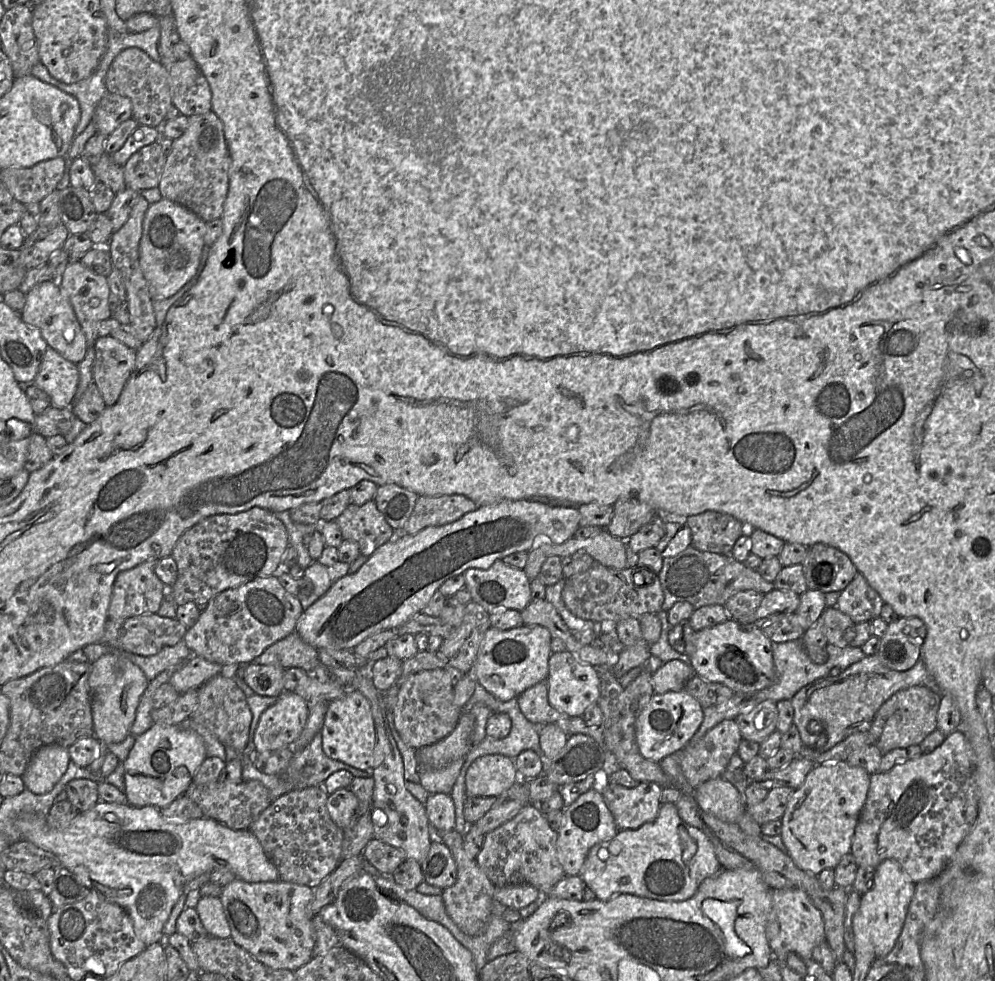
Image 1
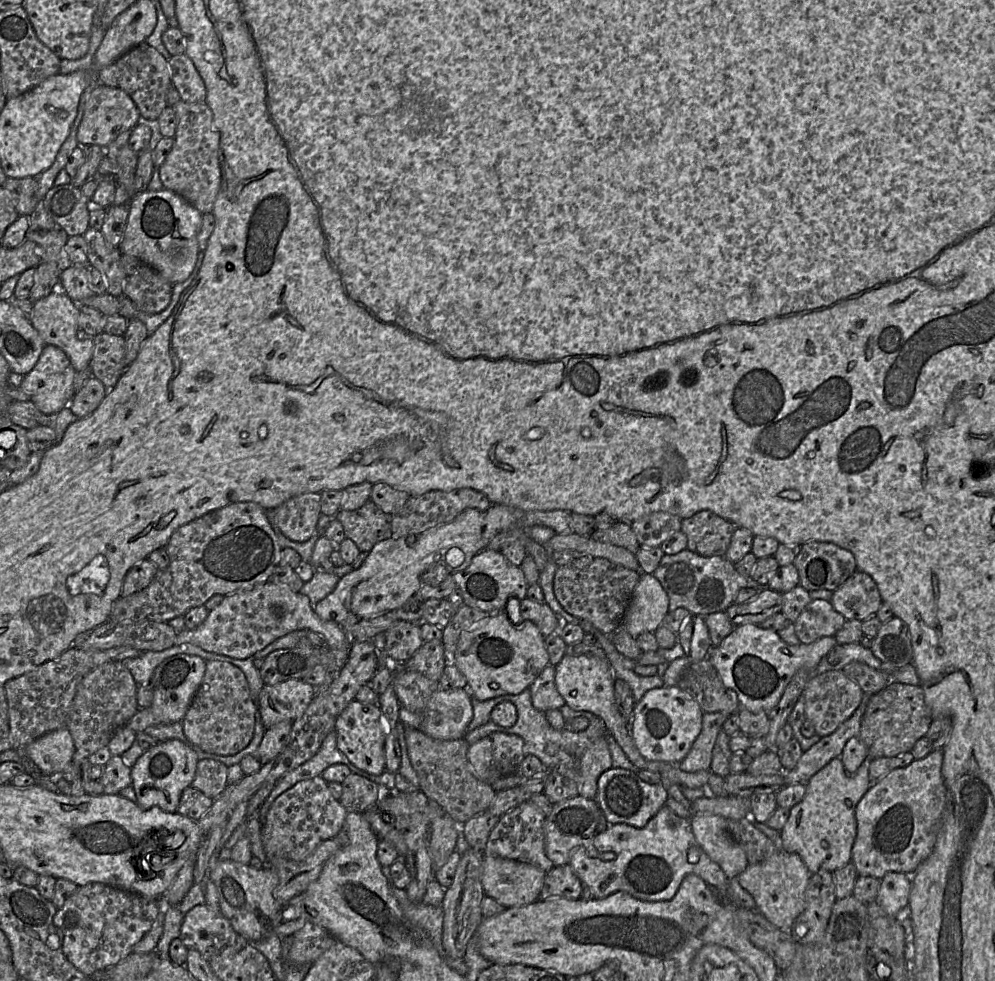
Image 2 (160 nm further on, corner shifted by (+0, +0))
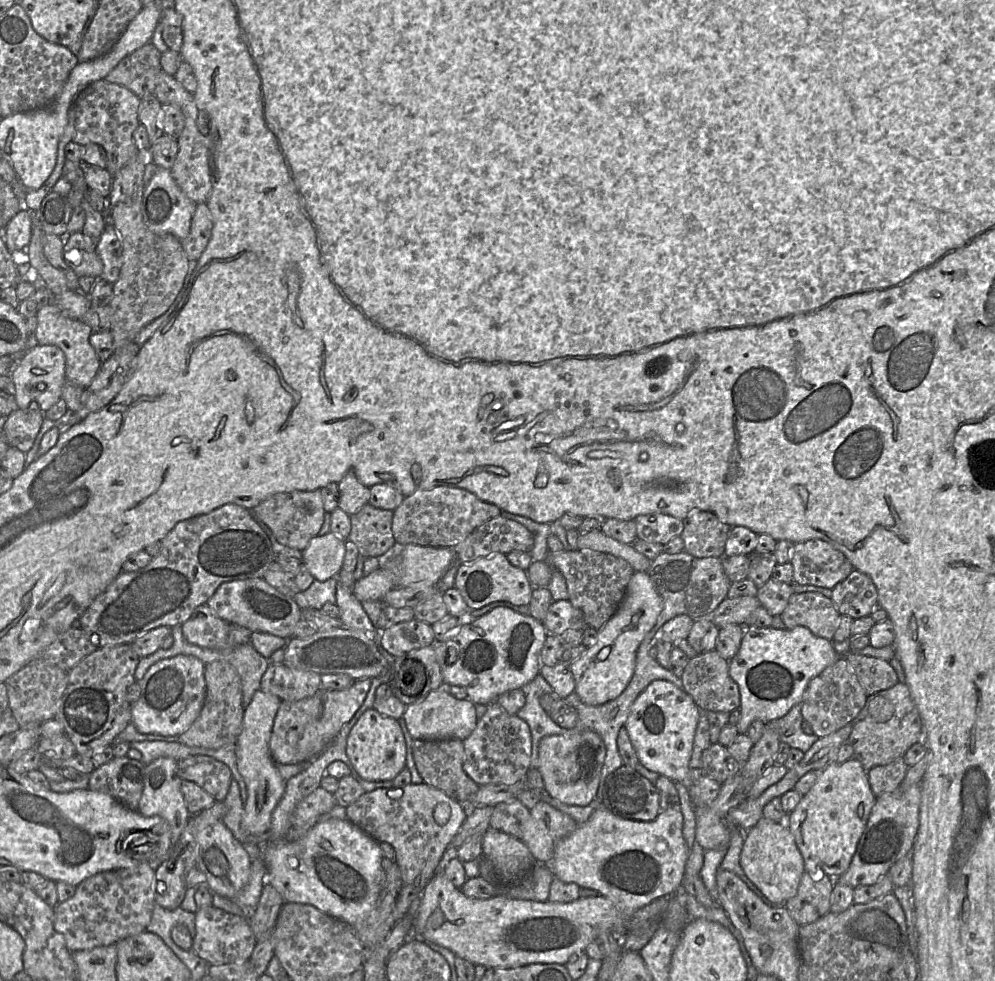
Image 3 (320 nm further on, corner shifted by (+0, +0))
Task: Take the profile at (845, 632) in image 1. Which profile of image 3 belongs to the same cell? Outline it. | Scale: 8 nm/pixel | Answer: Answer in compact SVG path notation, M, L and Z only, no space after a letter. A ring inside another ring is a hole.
M815 592L794 593L780 617L788 630L804 627L829 641L840 623L840 613L832 600Z

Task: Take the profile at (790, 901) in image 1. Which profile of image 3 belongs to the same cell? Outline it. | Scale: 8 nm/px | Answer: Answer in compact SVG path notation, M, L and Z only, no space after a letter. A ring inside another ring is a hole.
M763 817L745 834L740 865L748 879L774 906L785 906L796 895L805 872L803 857L785 822L775 822Z

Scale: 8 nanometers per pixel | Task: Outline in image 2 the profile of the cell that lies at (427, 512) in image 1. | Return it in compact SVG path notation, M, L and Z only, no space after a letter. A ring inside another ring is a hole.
M469 488L452 491L430 491L421 496L410 497L400 512L392 517L392 537L398 539L414 533L451 523L467 509L486 510L492 503L481 492Z

